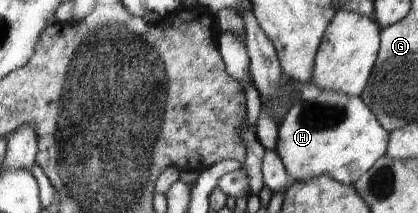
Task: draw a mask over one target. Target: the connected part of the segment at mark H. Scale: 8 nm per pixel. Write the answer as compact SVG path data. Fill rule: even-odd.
M312 83L300 86L296 102L284 115L278 132L275 152L284 169L296 181L310 181L313 177L328 176L339 183L355 184L375 163L386 155L390 133L379 123L374 112L360 96L347 96L342 92L323 90Z

